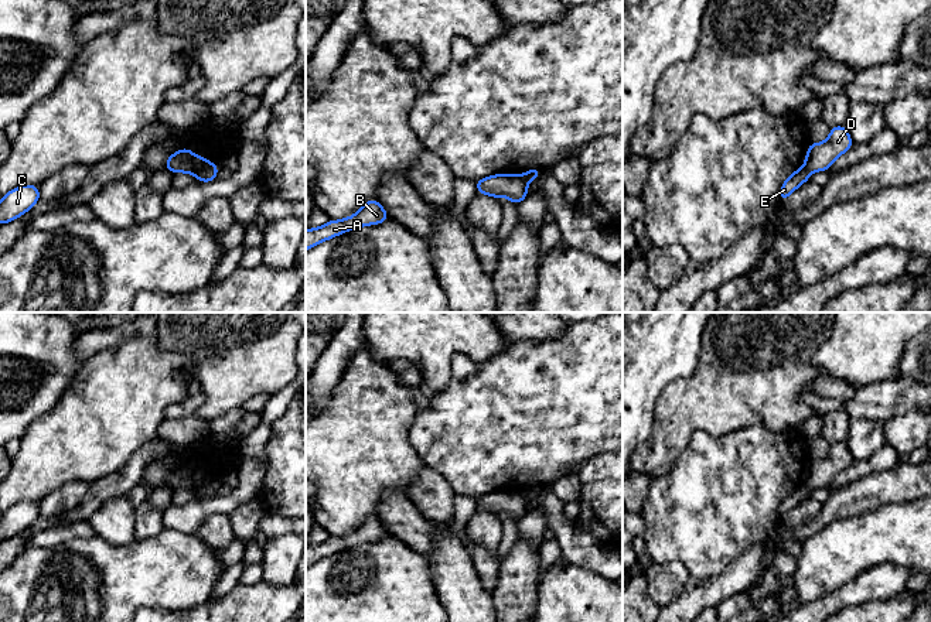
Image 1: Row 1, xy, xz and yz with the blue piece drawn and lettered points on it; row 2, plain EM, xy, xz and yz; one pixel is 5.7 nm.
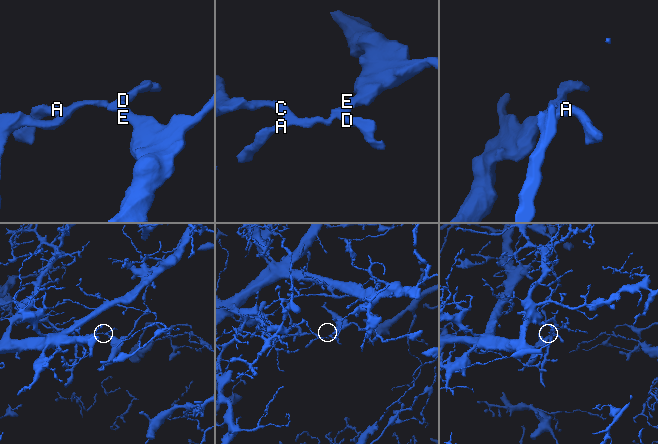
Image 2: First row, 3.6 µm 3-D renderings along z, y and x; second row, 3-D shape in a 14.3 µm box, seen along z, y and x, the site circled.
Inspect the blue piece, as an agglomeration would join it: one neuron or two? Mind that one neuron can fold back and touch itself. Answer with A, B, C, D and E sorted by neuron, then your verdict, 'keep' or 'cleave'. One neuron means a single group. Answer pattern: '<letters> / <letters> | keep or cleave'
A B C D / E | cleave

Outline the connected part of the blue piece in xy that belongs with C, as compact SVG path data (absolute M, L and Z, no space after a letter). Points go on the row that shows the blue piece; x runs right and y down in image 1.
M20 185L0 199L0 225L10 223L28 212L40 201L40 188L35 185Z

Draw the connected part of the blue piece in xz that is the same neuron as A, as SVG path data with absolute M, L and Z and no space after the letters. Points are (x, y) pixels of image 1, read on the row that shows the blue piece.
M376 199L365 201L364 206L352 216L340 221L328 221L316 229L306 229L306 252L324 240L332 239L344 232L368 225L379 225L391 219Z

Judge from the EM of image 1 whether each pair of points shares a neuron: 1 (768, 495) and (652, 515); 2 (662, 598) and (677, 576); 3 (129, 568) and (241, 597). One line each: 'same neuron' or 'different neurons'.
1: same neuron
2: same neuron
3: different neurons

